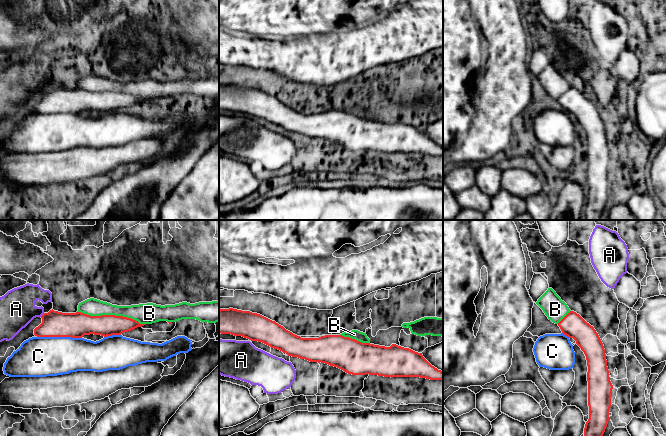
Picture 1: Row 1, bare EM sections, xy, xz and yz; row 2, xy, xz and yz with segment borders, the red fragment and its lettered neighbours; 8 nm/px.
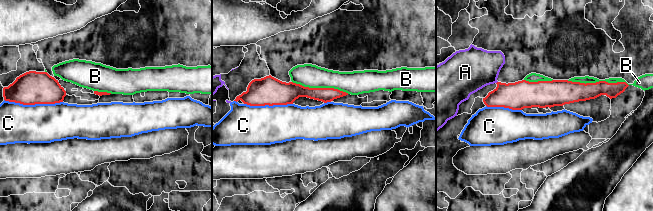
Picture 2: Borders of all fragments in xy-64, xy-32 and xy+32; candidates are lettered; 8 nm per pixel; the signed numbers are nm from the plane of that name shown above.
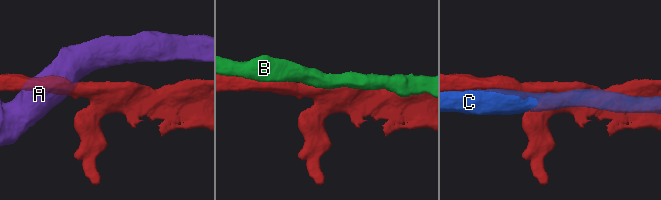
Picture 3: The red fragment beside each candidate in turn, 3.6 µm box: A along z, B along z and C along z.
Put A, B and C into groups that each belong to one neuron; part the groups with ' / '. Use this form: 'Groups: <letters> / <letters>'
Groups: A / B / C

